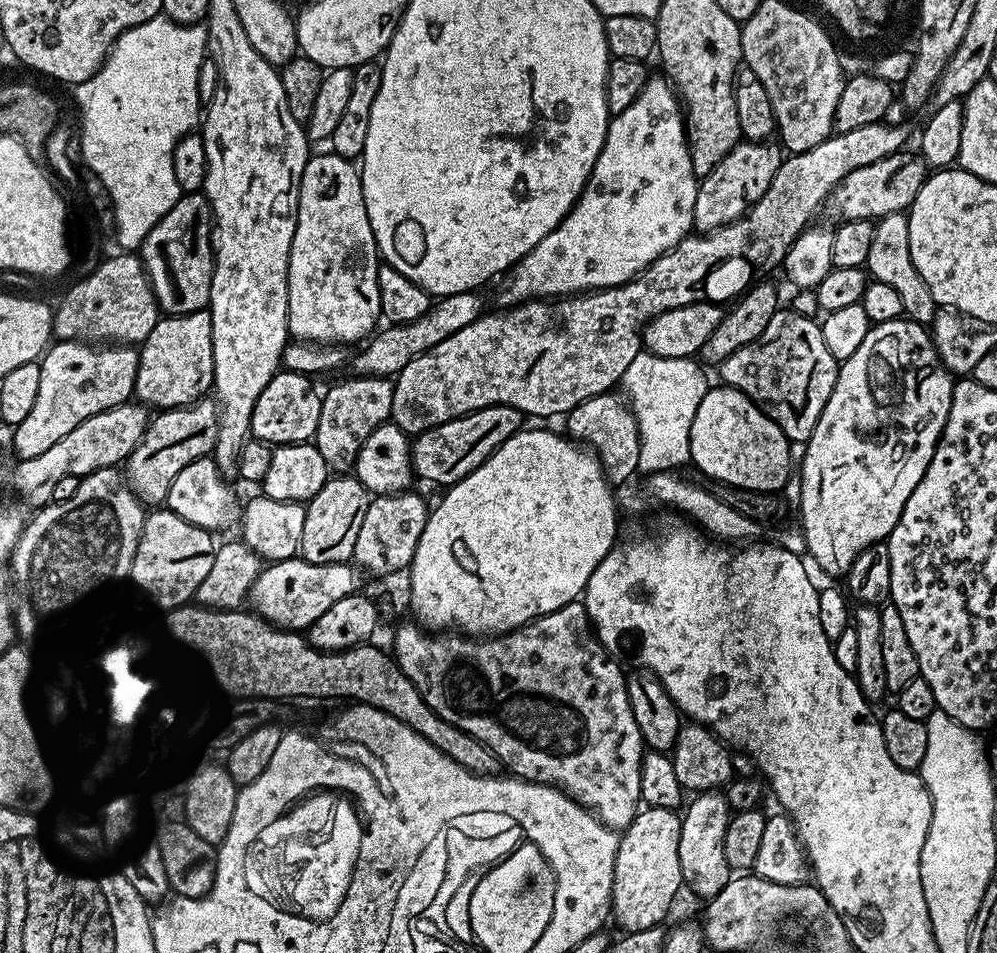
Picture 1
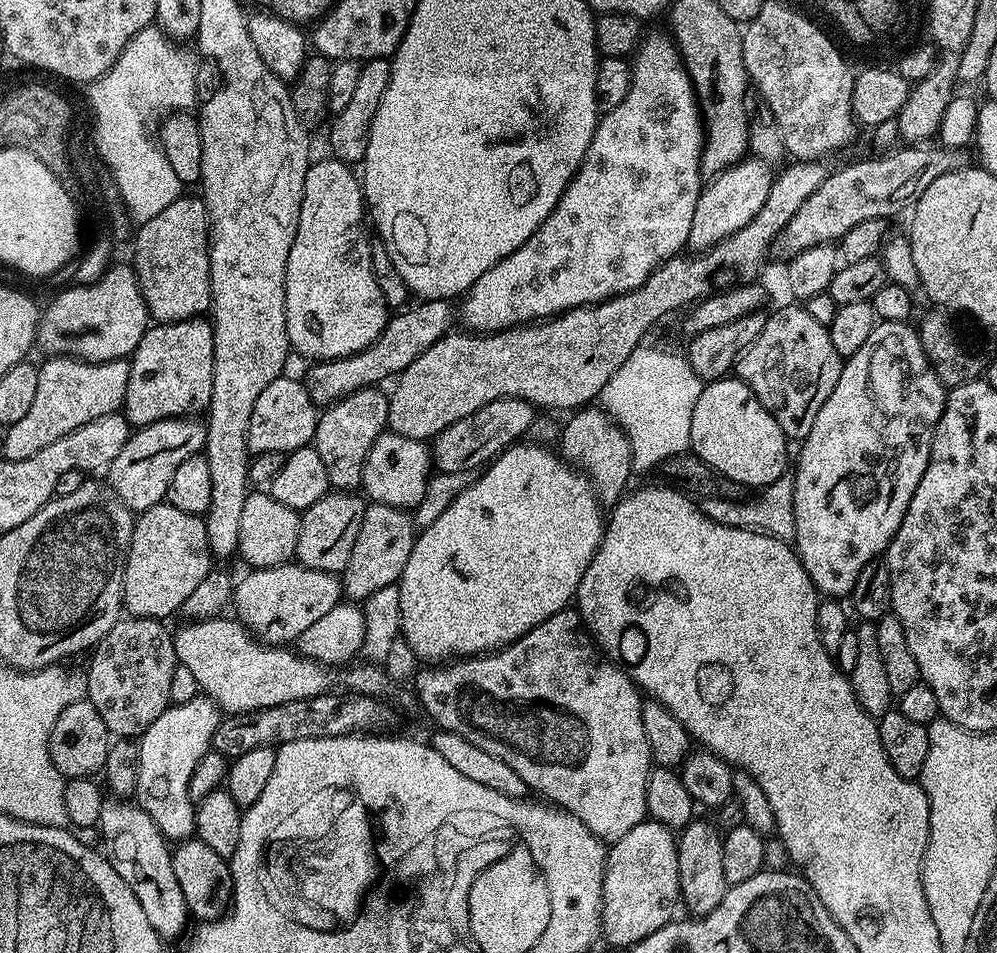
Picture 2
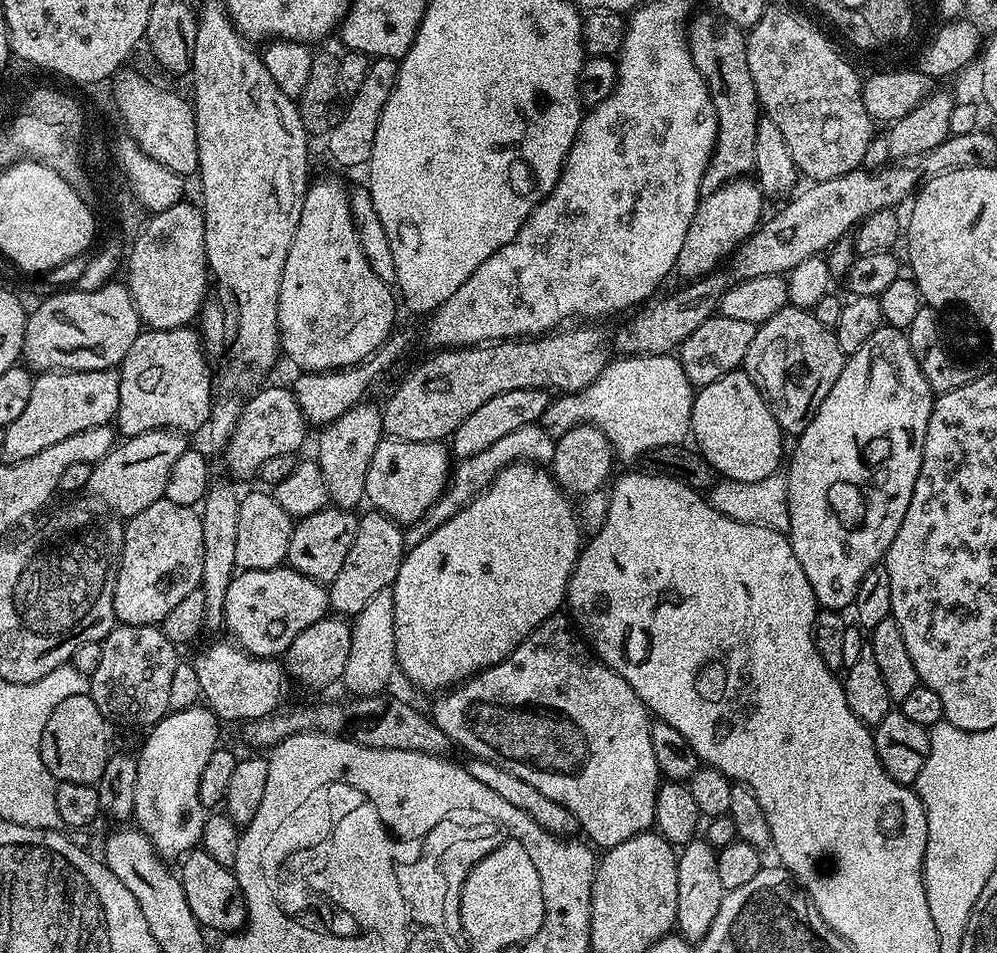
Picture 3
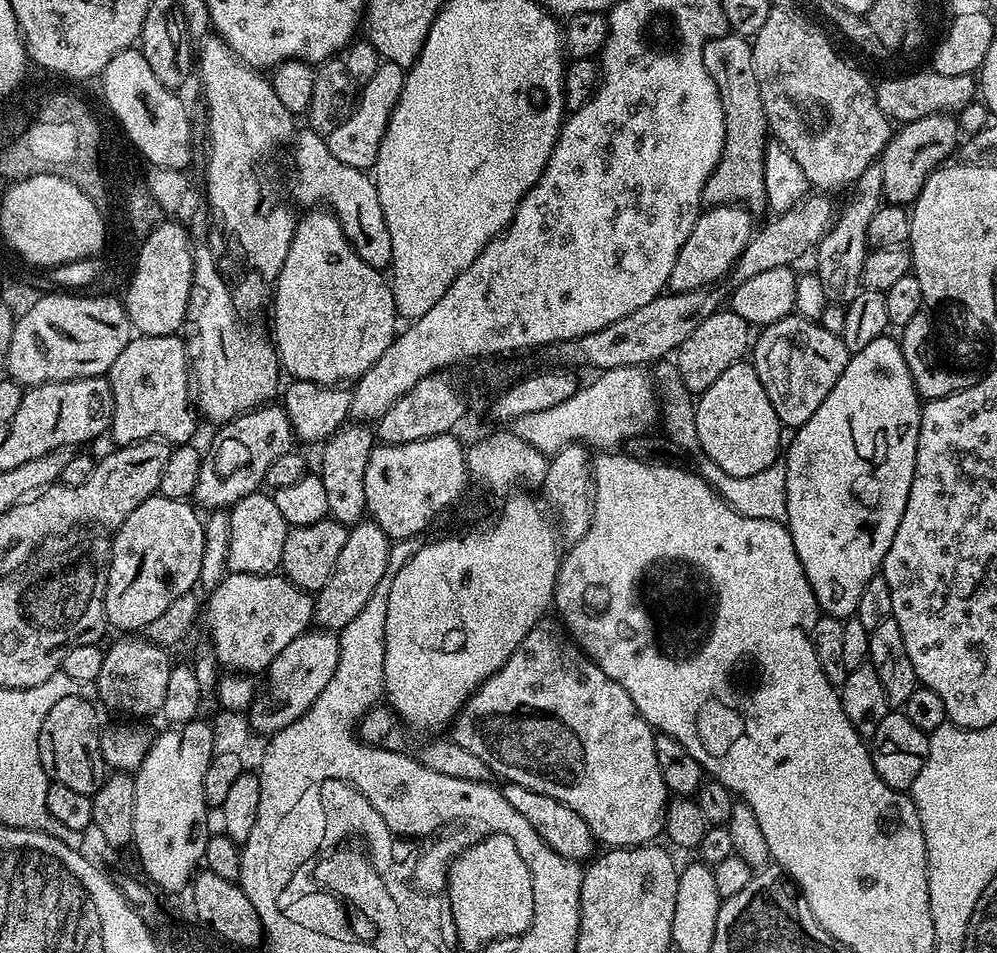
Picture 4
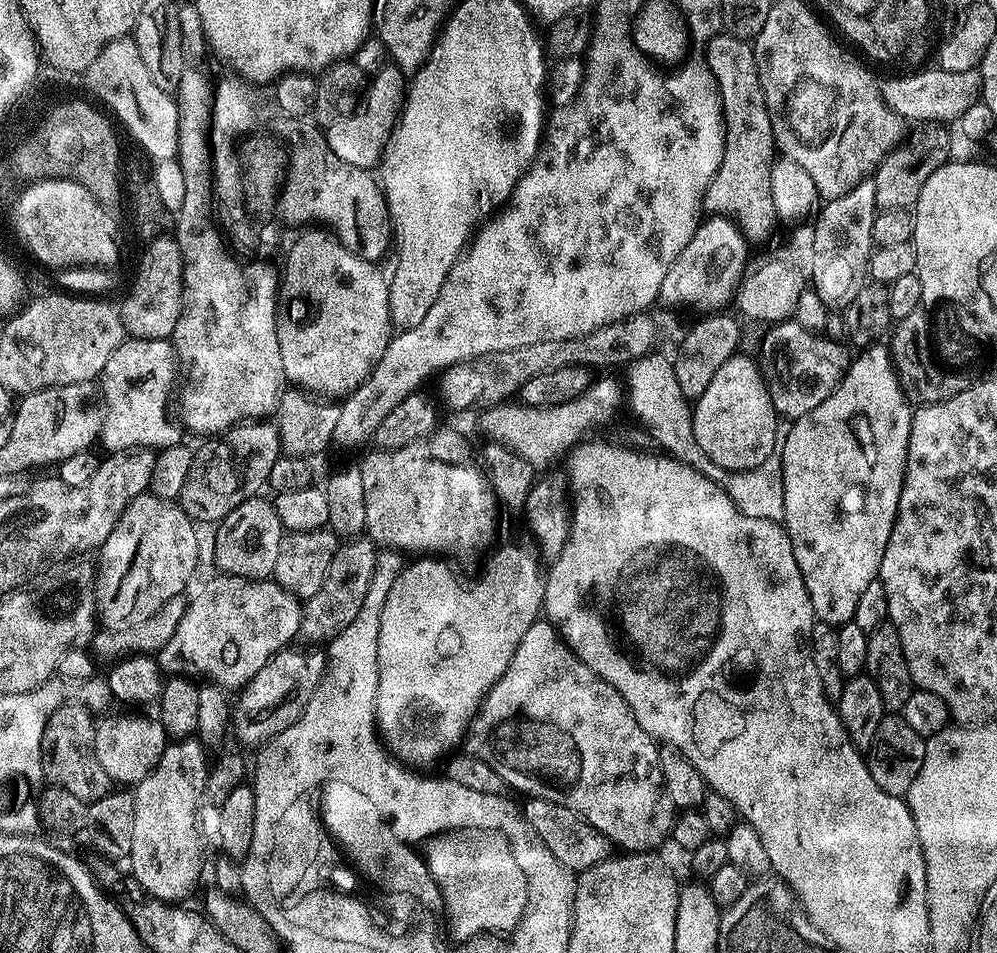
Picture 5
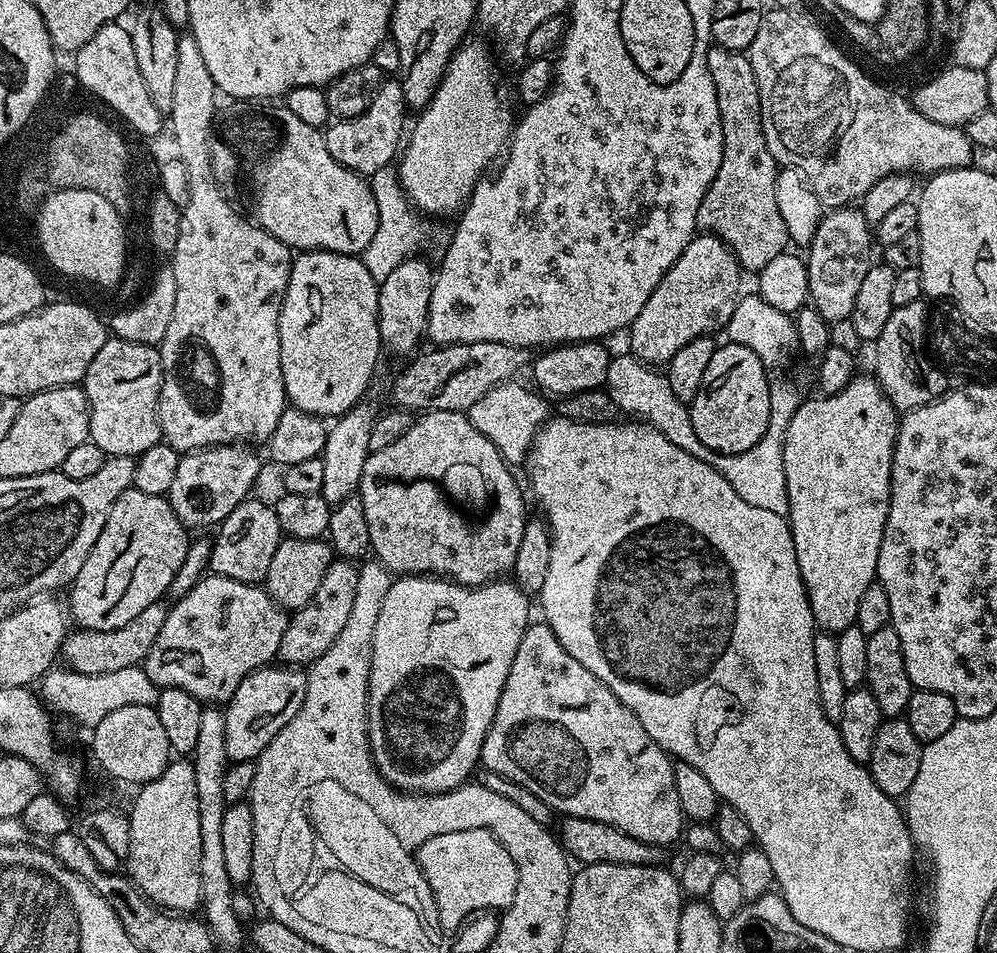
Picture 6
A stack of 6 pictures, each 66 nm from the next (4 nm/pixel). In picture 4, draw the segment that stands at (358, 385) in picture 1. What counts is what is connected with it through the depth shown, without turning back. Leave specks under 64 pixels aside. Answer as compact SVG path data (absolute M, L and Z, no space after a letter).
M356 422L335 432L332 437L323 441L322 447L319 449L321 452L318 474L322 478L322 486L326 486L328 516L342 525L351 526L365 519L368 511L366 466L373 447L373 429L363 423Z

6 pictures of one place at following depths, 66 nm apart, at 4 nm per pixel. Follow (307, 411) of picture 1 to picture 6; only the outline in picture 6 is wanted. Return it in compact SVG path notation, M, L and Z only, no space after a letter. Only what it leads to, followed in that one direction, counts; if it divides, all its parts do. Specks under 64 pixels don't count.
M220 444L217 448L201 448L181 455L178 471L174 474L174 483L170 486L166 498L185 528L195 530L218 526L242 501L249 499L251 492L248 491L255 486L256 479L260 476L260 460L248 448L251 447Z

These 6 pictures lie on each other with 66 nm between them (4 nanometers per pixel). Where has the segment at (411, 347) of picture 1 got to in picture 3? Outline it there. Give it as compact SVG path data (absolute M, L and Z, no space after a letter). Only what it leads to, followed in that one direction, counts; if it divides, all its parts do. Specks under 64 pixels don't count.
M393 331L386 343L373 356L368 357L360 364L352 364L349 368L334 368L331 372L301 371L300 377L294 382L291 381L290 387L296 396L305 421L309 425L323 426L342 418L342 414L346 414L346 410L361 403L367 397L364 395L367 394L368 387L407 350L408 336L400 331Z

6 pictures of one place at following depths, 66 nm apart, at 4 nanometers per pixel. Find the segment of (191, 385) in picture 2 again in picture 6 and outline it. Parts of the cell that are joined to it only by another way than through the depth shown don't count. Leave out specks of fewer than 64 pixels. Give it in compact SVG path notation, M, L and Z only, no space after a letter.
M109 338L102 350L94 356L84 375L82 387L88 399L88 434L95 444L102 446L105 457L140 456L150 446L161 443L162 433L156 407L160 401L160 383L164 380L164 367L160 365L159 347L138 342Z

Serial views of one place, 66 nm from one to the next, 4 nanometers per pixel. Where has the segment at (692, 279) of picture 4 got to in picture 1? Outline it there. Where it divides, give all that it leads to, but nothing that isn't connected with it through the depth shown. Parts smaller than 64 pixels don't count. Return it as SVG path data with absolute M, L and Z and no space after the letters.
M741 142L718 162L718 166L709 176L699 181L694 198L694 218L692 219L695 231L703 234L713 232L739 216L744 215L754 202L766 194L770 182L774 182L774 174L778 174L778 166L782 159L782 152L772 142Z

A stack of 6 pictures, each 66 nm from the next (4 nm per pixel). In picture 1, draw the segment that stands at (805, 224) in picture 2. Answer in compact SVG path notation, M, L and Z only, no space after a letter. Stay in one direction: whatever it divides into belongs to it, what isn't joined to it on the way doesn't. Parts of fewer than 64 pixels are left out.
M901 150L864 166L862 170L854 170L838 184L828 195L826 208L837 217L837 221L871 220L873 222L886 214L904 212L912 207L918 190L930 175L930 168L924 157L915 151Z

